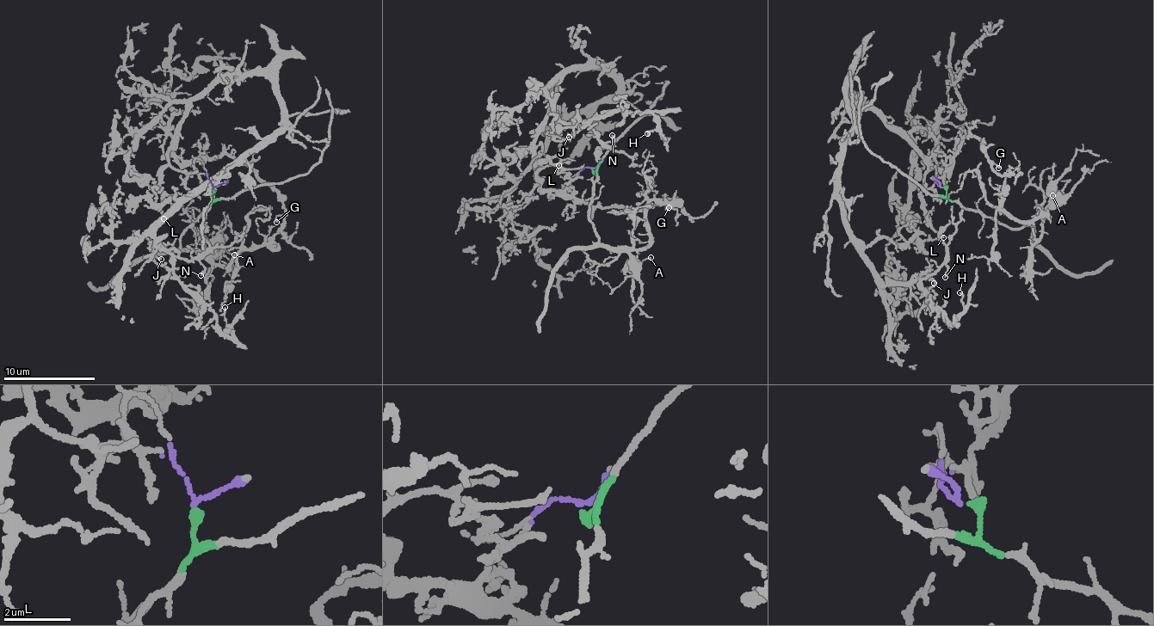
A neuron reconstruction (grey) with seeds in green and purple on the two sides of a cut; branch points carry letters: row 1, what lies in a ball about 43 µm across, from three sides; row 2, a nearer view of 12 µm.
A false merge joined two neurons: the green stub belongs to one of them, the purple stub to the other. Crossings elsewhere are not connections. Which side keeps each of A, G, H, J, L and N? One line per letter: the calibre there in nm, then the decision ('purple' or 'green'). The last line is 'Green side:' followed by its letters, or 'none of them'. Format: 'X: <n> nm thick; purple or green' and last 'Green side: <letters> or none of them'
A: 100 nm thick; green
G: 150 nm thick; purple
H: 140 nm thick; purple
J: 150 nm thick; purple
L: 140 nm thick; purple
N: 170 nm thick; purple
Green side: A

